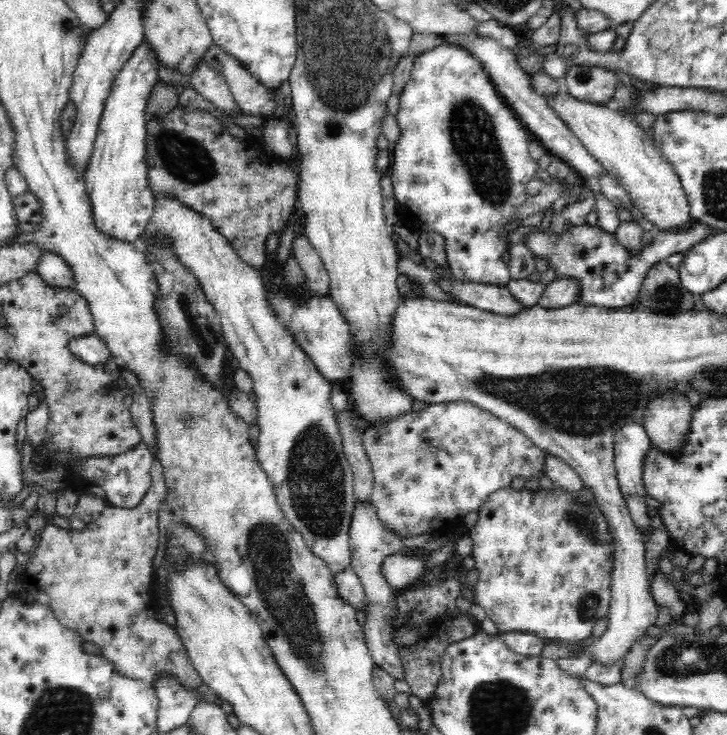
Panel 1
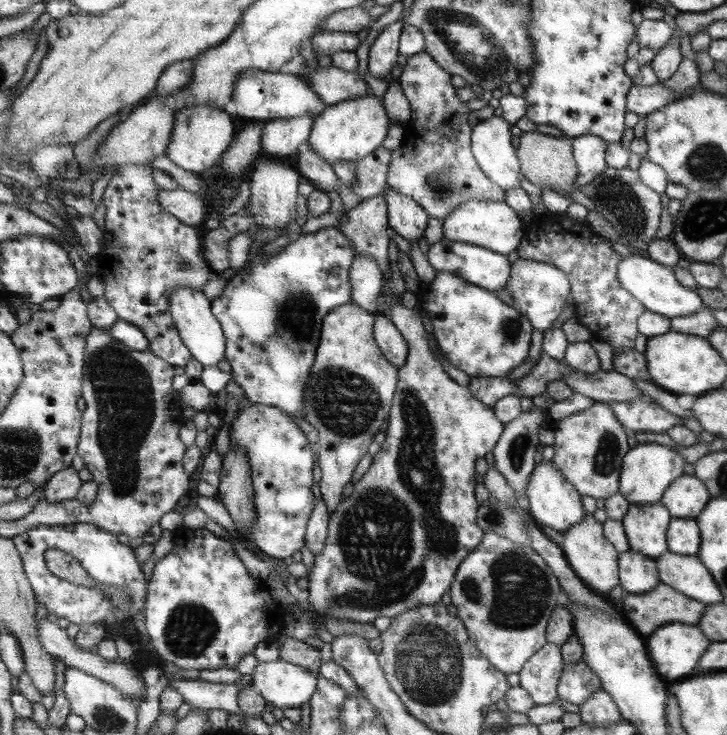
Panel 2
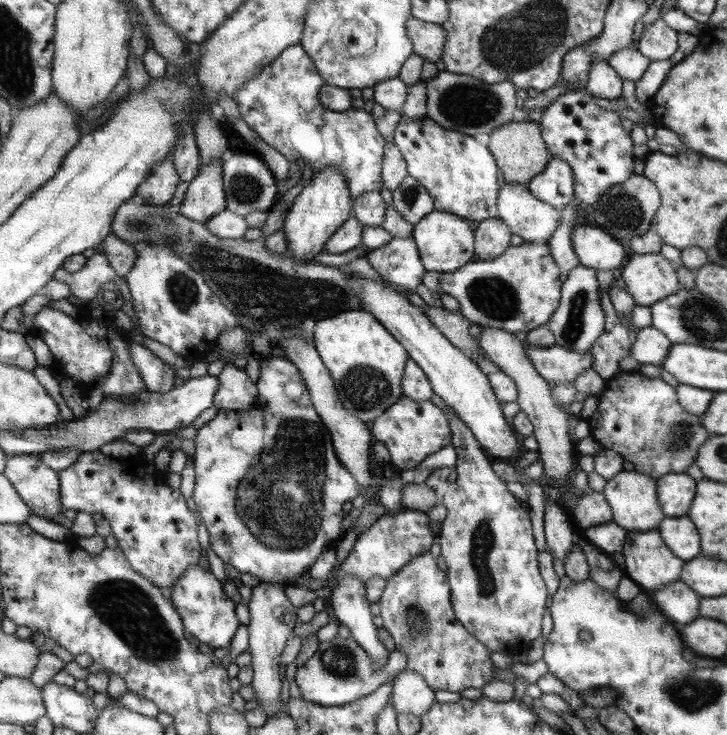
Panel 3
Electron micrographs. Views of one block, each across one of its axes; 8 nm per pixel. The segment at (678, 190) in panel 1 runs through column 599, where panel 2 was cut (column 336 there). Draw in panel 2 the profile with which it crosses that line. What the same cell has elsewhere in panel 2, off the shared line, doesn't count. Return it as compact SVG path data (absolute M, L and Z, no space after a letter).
M371 92L362 97L327 105L319 116L313 119L307 143L309 147L329 165L339 161L355 162L374 152L387 136L389 117L385 113L382 99Z

